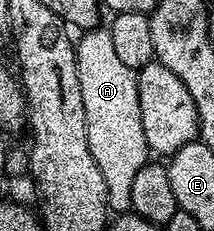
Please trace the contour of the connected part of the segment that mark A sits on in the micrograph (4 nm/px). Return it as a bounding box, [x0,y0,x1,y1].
[75,28,149,215]

